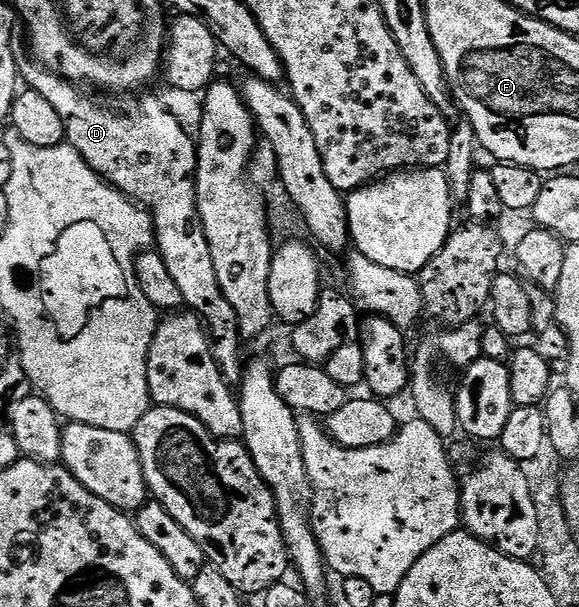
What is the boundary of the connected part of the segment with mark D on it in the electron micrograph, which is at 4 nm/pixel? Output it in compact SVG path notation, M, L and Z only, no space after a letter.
M23 55L17 57L17 71L20 80L24 82L28 88L34 89L39 95L43 95L43 99L47 99L47 103L51 103L51 107L55 107L55 112L59 114L59 119L63 119L65 141L68 145L75 151L79 151L82 159L94 169L98 177L100 177L106 185L112 185L113 188L122 193L124 197L128 197L129 200L141 206L141 208L148 213L149 218L153 220L155 249L156 252L160 253L163 263L167 263L167 273L171 275L171 279L178 285L179 292L182 293L183 299L185 300L185 305L204 321L209 339L213 342L213 357L217 361L217 366L221 369L221 374L224 375L230 386L240 386L243 376L243 360L241 361L241 357L237 352L241 349L243 338L239 331L235 307L231 307L231 303L227 303L227 295L223 295L223 287L219 287L219 275L215 275L215 263L211 259L211 247L207 243L207 235L203 231L203 223L197 210L197 146L191 133L189 137L188 131L181 126L180 119L157 97L133 97L137 95L125 95L122 96L125 97L122 101L100 101L99 98L92 97L92 95L89 94L92 92L86 91L80 84L69 81L65 77L61 77L58 73L51 72L51 70L45 65L42 65L40 61L30 59L28 56L26 57L27 58L23 57Z

